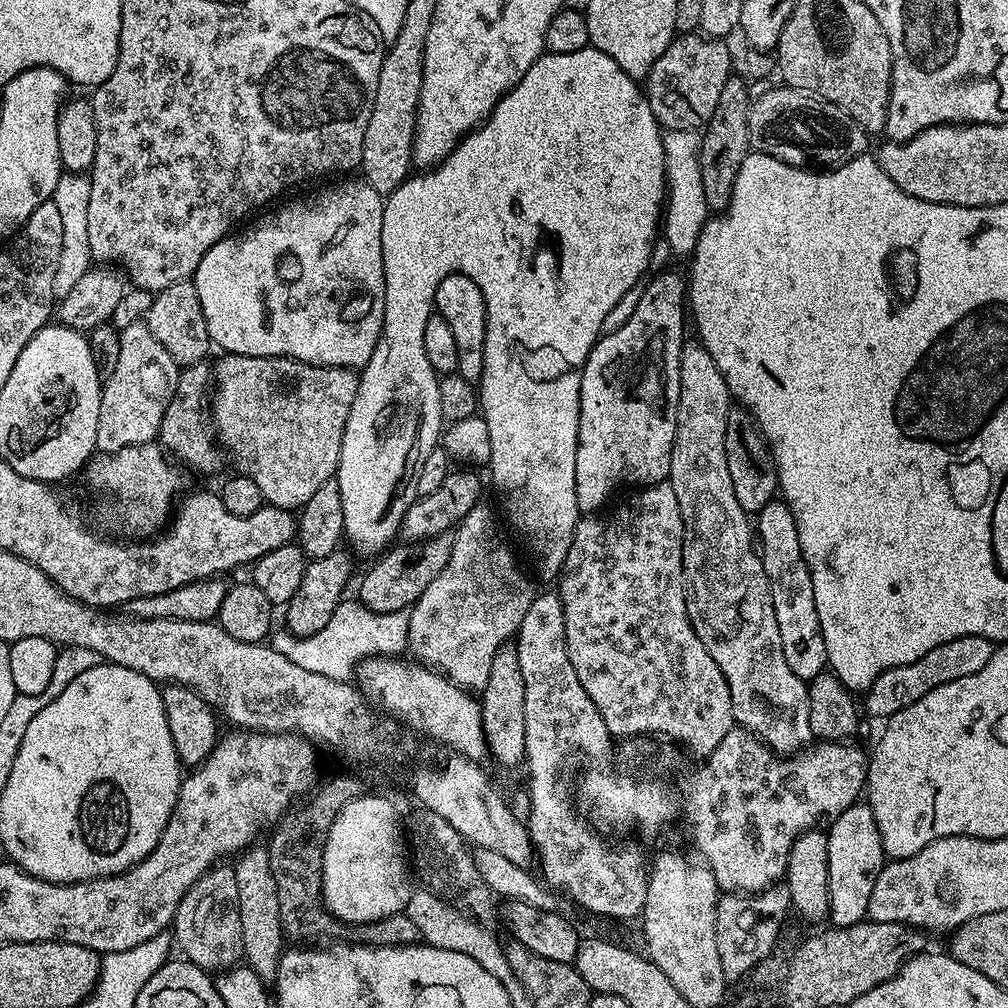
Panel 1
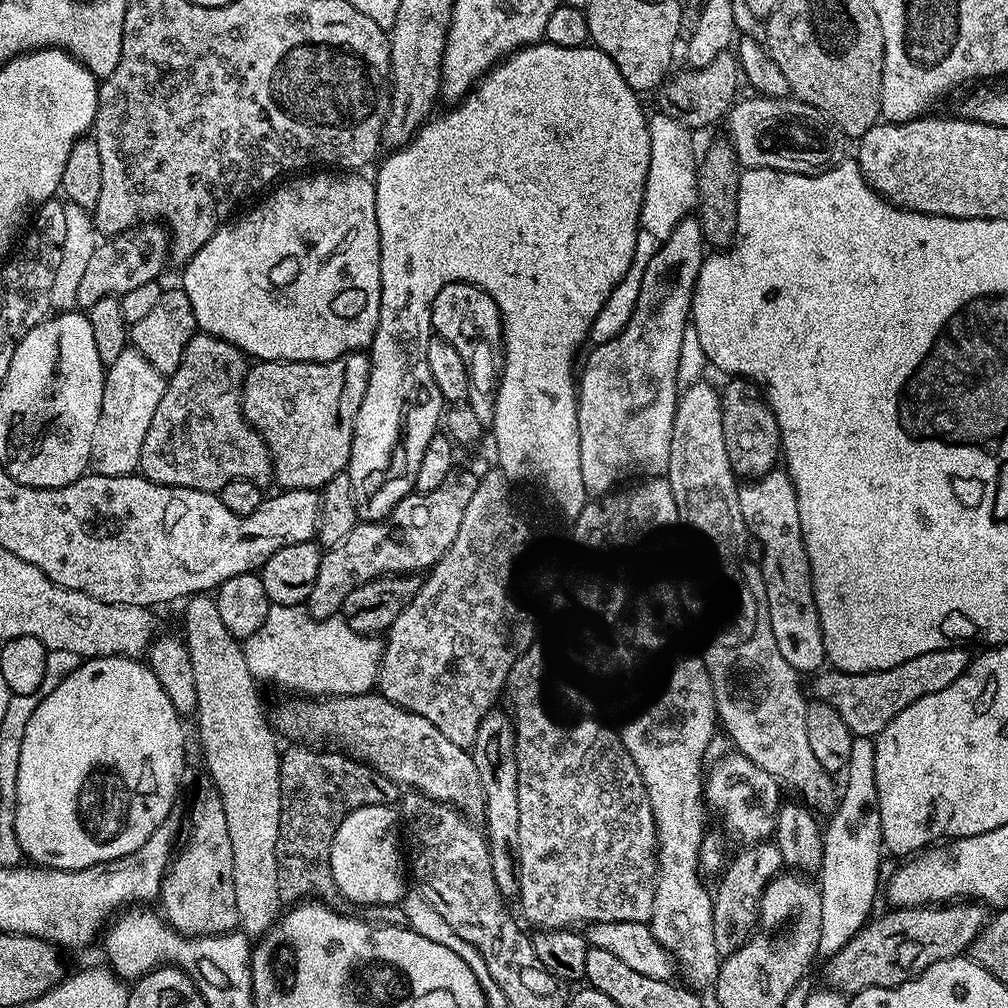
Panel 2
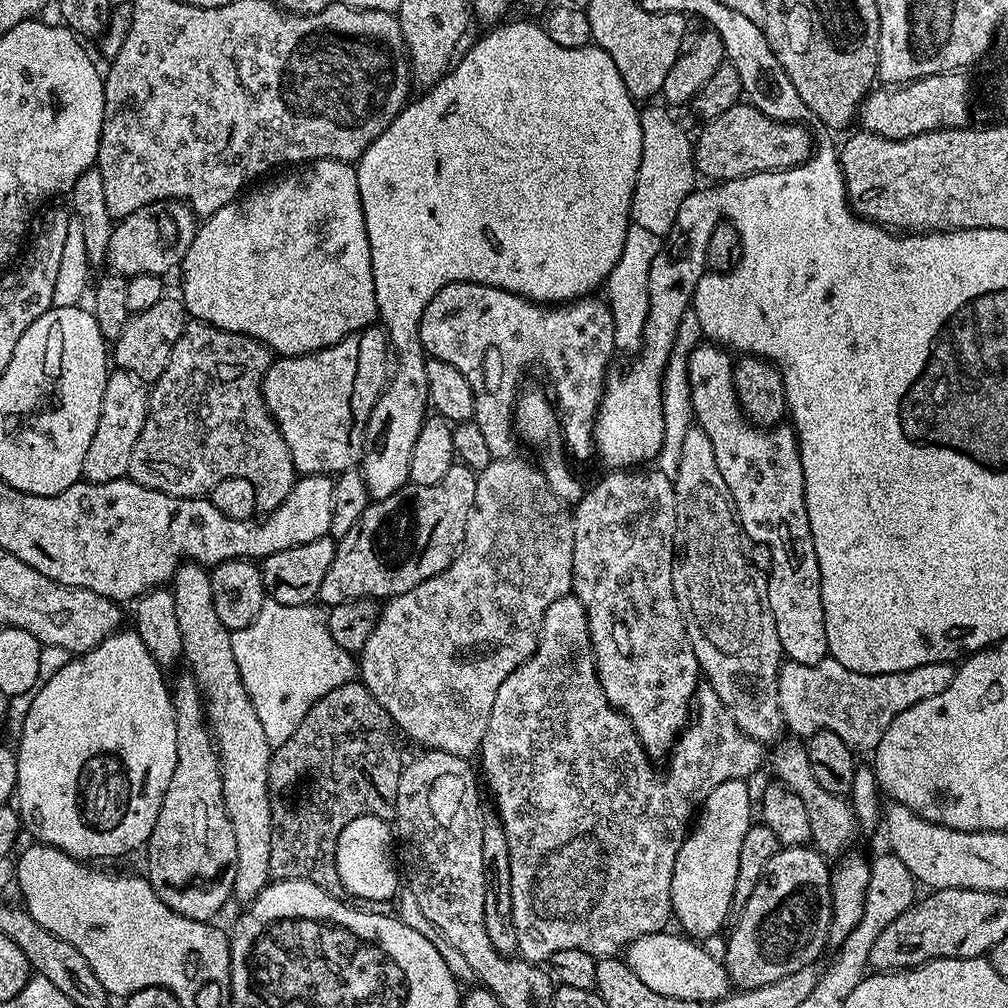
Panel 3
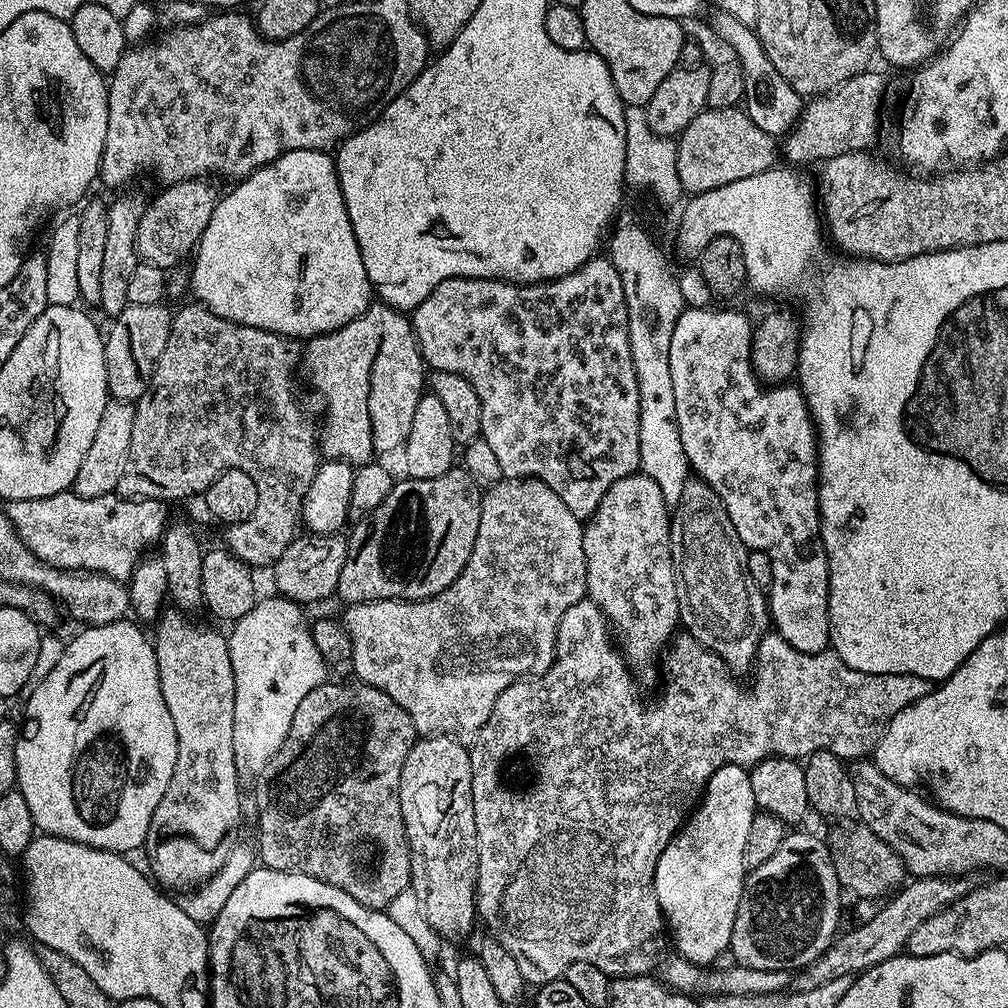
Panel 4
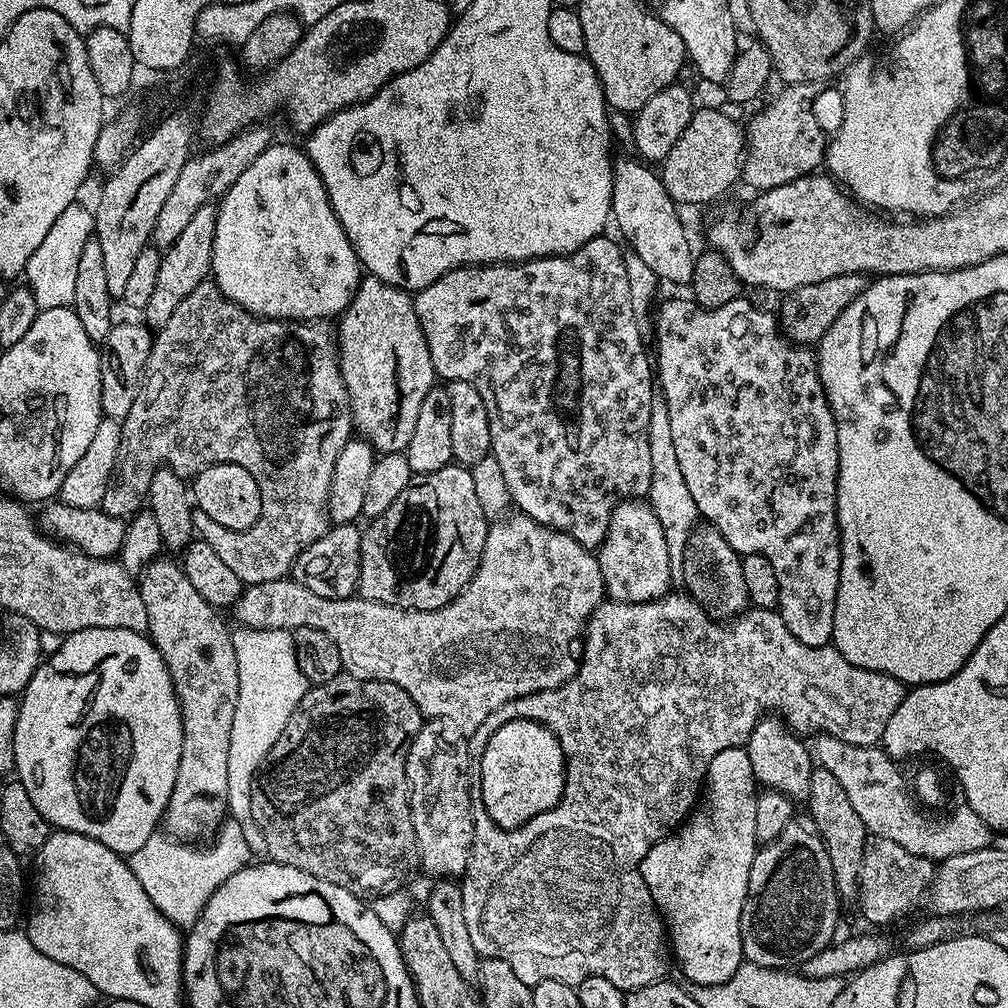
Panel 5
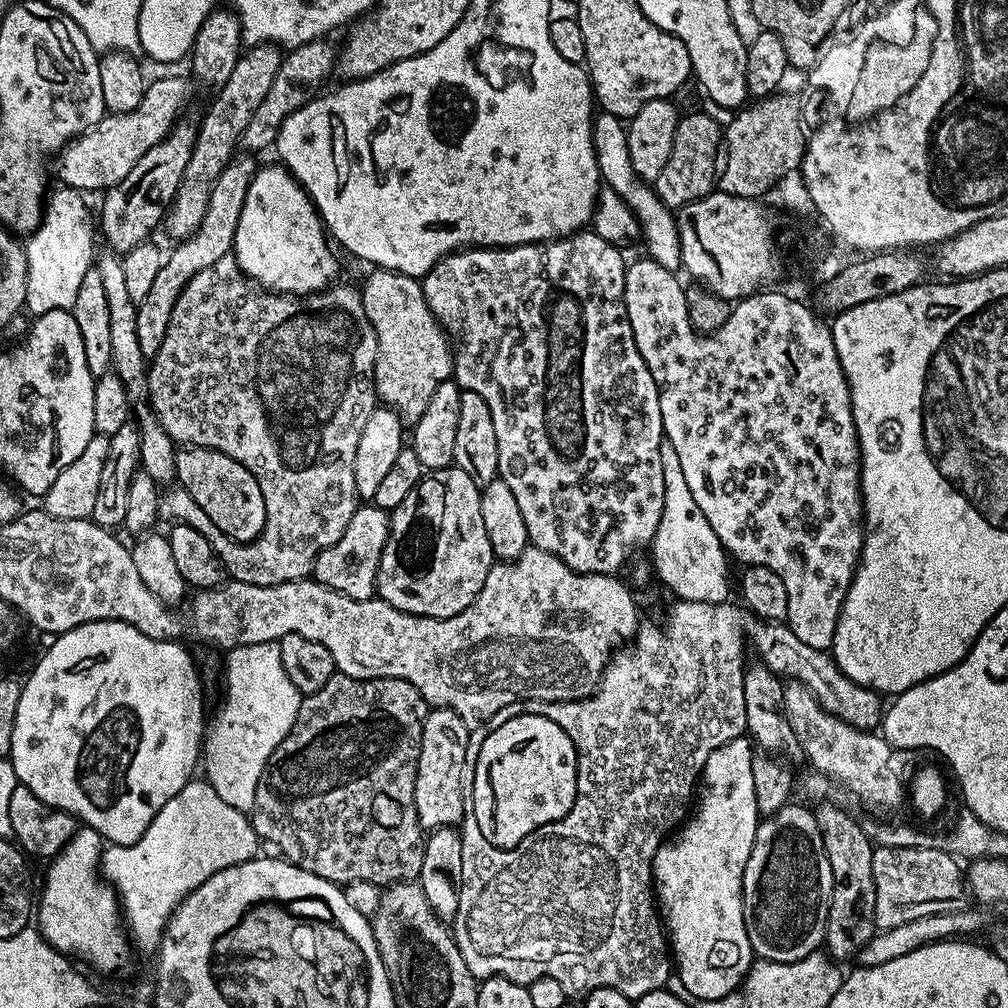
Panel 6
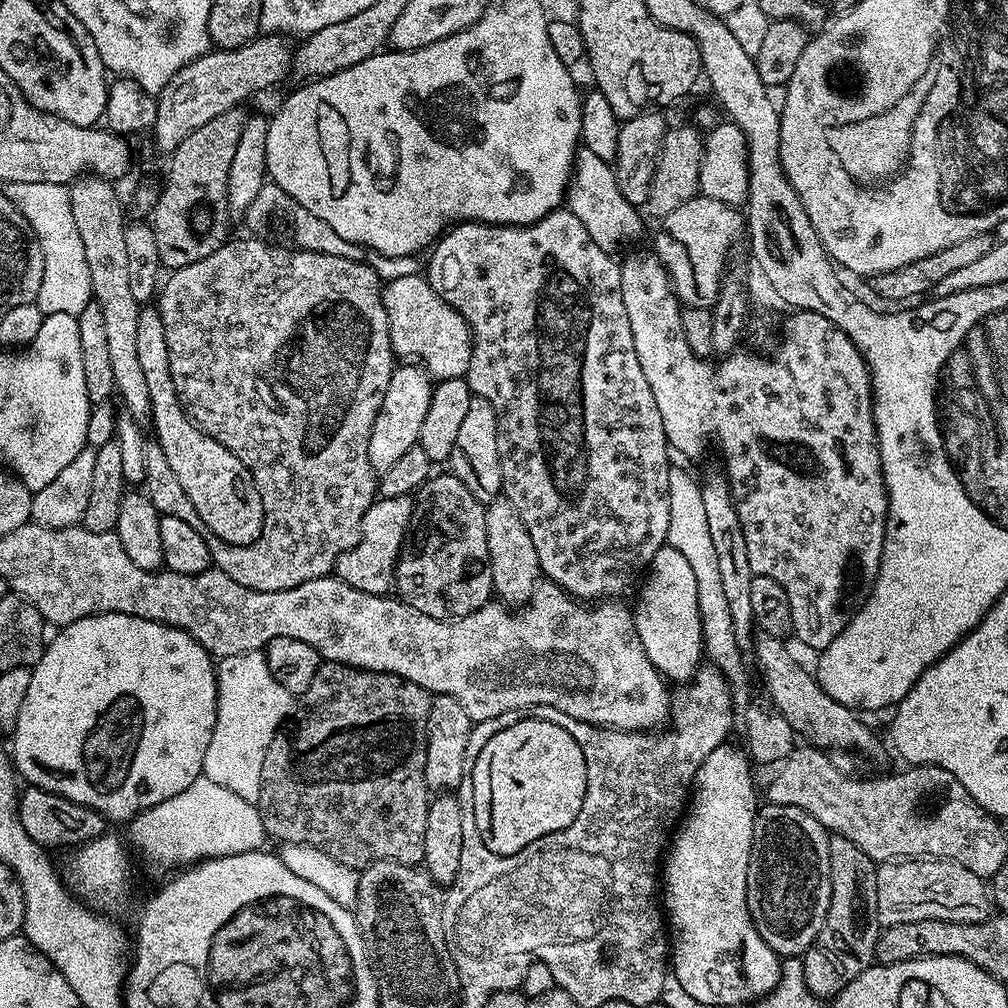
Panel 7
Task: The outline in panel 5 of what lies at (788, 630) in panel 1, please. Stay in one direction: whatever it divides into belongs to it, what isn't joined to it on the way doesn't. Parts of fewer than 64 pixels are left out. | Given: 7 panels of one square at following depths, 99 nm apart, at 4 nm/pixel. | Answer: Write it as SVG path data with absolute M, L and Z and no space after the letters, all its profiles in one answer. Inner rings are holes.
M691 298L685 300L668 300L664 305L657 307L654 312L656 316L656 354L654 350L654 376L658 381L659 395L666 402L666 410L670 414L670 434L674 441L674 450L678 454L678 466L682 466L682 474L686 477L686 487L690 490L690 494L694 497L694 506L697 513L707 523L713 524L716 529L722 534L722 538L726 538L726 542L730 542L730 546L736 552L739 552L741 557L746 555L764 555L768 556L770 563L774 566L775 577L777 578L779 605L778 611L782 622L786 622L786 626L790 630L790 634L794 634L794 638L798 638L798 642L806 642L806 646L822 646L829 643L834 630L834 606L836 605L836 595L838 594L838 578L840 577L840 531L838 530L838 518L836 517L836 483L838 482L838 430L834 422L834 414L828 405L828 399L824 393L824 387L820 381L820 371L816 369L816 358L811 347L803 344L795 344L791 342L781 331L781 326L778 323L777 317L772 316L764 308L759 308L756 304L751 304L747 298L741 298L734 302L726 302L726 306L718 306L717 308L704 308L697 304Z

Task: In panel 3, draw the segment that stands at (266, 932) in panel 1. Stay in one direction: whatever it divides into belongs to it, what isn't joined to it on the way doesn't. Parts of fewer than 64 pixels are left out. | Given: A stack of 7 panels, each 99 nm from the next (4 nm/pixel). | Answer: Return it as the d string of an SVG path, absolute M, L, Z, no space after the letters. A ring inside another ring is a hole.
M185 562L172 577L170 587L174 594L174 606L178 606L178 630L182 634L183 659L186 664L188 660L187 669L195 676L196 683L200 685L200 691L204 694L208 722L212 725L212 735L216 737L216 749L220 751L220 766L224 769L226 814L230 818L230 826L234 826L234 842L238 842L238 862L232 894L237 901L241 900L241 905L247 906L265 888L272 876L270 870L272 815L268 797L268 767L272 761L274 748L266 738L266 730L262 730L262 722L258 722L258 714L254 714L250 694L246 694L238 662L234 660L232 632L224 625L222 618L218 618L218 610L214 610L211 571L203 564Z

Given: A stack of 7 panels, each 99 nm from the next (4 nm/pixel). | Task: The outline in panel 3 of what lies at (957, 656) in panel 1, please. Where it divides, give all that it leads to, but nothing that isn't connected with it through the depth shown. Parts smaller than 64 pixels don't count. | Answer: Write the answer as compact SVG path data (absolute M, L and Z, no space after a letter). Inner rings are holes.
M831 658L817 664L788 660L780 666L778 694L787 731L796 735L793 737L807 738L818 730L829 728L852 748L853 753L872 754L878 742L882 742L886 726L890 726L902 710L910 710L910 706L918 706L918 702L942 694L942 690L954 682L955 673L956 668L949 662L928 662L914 666L914 670L890 674L858 674L858 670L846 670L842 662Z

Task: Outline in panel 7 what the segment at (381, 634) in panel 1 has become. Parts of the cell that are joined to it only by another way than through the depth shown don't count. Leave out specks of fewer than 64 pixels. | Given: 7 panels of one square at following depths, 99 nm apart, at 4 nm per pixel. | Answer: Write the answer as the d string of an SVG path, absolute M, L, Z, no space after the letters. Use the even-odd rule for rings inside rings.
M263 651L223 657L216 670L216 721L210 746L206 746L203 776L226 786L238 798L256 804L262 790L262 762L284 719L294 712L294 697L270 674Z

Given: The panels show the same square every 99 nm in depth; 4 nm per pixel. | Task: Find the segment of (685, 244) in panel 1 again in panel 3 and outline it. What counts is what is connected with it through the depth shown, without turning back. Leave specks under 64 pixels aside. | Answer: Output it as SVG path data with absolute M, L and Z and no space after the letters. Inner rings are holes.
M655 104L647 105L641 109L640 125L642 126L642 160L639 163L639 170L635 182L635 192L632 195L631 221L661 238L667 236L674 218L681 215L684 200L689 196L694 180L698 178L695 169L694 142L691 135L688 136L685 130L670 116L669 112Z

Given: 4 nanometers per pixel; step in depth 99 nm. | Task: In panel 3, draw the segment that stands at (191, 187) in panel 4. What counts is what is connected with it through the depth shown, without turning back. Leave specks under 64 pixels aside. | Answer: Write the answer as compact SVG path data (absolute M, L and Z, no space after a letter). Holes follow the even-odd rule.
M159 200L134 210L113 227L108 247L107 267L125 278L138 274L164 276L171 268L179 269L184 263L186 250L194 242L198 217L192 207L182 200Z

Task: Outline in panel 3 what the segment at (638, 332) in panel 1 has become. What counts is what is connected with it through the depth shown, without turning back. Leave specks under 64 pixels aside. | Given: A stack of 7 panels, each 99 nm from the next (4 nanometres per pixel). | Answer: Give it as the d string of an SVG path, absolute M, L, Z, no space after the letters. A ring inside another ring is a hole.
M683 215L674 218L667 236L663 237L663 244L658 250L649 268L648 278L648 317L645 320L643 344L639 352L628 360L629 364L613 366L608 369L608 378L604 381L604 397L600 403L600 409L596 415L594 434L595 455L608 470L628 470L633 466L644 466L655 461L656 455L662 450L662 438L664 437L664 419L662 418L662 390L660 385L664 378L664 371L668 365L668 359L674 353L678 344L678 333L681 331L684 316L691 309L692 295L696 289L696 283L704 277L708 268L708 247L710 246L710 231L700 229L701 221L691 218L684 224Z

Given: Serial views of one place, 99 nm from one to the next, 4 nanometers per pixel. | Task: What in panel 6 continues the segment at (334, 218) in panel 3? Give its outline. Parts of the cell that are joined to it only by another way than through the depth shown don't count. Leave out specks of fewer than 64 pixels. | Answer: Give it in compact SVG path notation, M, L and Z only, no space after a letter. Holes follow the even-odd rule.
M273 162L269 168L257 167L250 188L246 190L246 202L242 202L242 216L238 218L231 251L237 266L248 279L269 293L287 293L301 297L321 293L337 283L336 275L340 272L340 264L331 247L333 245L324 221L320 219L320 213L312 205L306 189L295 180L291 172L279 162Z

